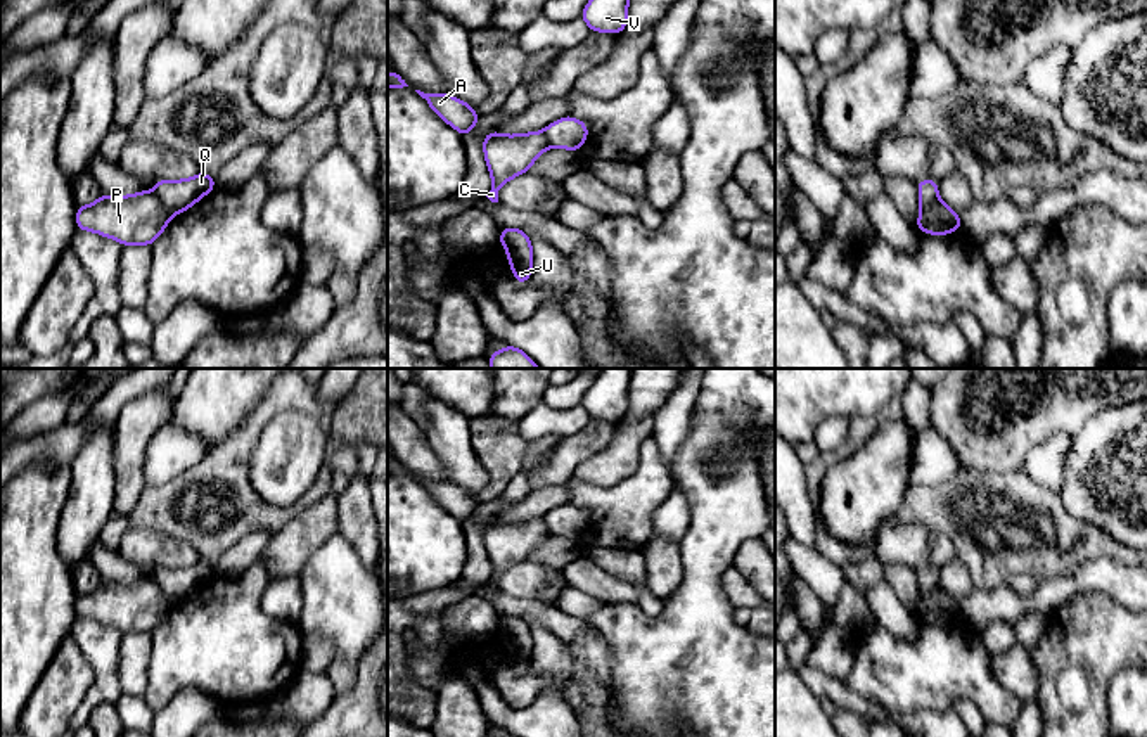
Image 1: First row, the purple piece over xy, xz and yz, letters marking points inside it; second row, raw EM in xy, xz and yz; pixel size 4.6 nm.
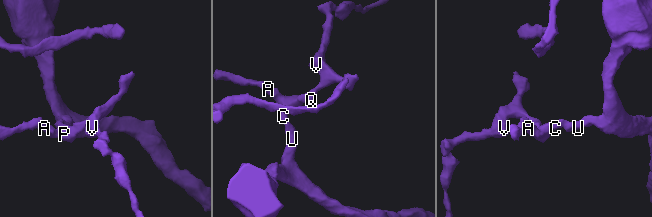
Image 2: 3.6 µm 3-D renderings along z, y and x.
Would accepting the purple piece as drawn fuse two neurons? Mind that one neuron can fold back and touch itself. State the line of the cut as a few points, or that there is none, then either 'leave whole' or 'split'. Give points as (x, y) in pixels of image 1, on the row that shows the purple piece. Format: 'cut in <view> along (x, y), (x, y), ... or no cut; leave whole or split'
cut in xy along (153, 192), (172, 215); split

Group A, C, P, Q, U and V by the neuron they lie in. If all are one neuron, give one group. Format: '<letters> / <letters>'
A C P U / Q V

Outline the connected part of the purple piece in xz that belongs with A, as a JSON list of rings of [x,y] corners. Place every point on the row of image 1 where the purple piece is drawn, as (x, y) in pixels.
[[[420,90],[415,92],[462,137],[476,128],[479,114],[469,104],[450,93],[424,93]]]

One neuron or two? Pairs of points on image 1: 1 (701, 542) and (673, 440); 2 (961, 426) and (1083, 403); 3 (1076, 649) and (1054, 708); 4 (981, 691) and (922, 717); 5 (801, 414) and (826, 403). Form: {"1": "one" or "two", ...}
{"1": "two", "2": "one", "3": "one", "4": "two", "5": "one"}

